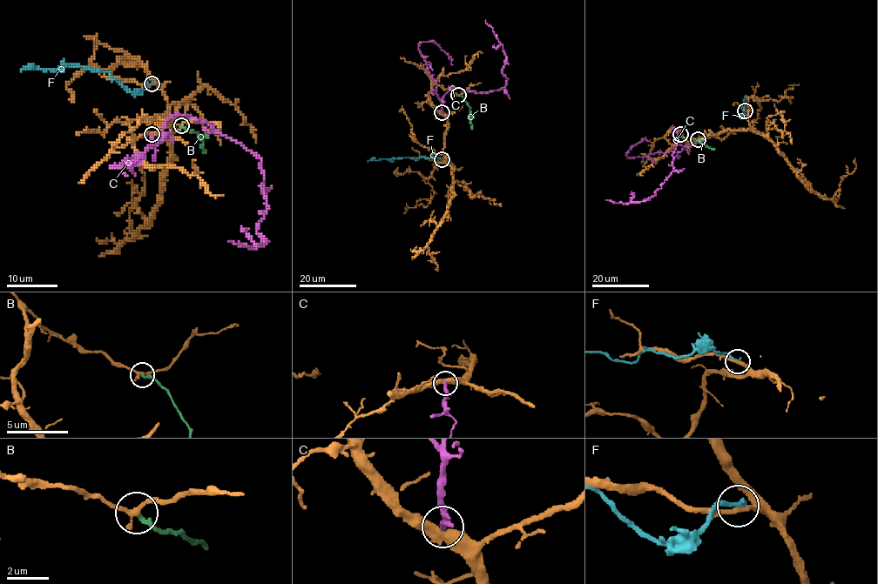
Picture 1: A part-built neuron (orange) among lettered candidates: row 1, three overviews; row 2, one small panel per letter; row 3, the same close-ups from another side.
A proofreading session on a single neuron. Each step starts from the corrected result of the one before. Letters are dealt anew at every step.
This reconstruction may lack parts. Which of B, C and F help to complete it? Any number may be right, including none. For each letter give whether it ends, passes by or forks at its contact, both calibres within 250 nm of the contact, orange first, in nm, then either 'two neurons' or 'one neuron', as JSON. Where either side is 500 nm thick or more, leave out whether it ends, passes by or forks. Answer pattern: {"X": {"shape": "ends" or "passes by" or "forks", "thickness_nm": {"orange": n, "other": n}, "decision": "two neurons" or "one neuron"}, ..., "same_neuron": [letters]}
{"B": {"shape": "ends", "thickness_nm": {"orange": 240, "other": 240}, "decision": "two neurons"}, "C": {"shape": "ends", "thickness_nm": {"orange": 480, "other": 280}, "decision": "two neurons"}, "F": {"shape": "ends", "thickness_nm": {"orange": 240, "other": 240}, "decision": "two neurons"}, "same_neuron": []}

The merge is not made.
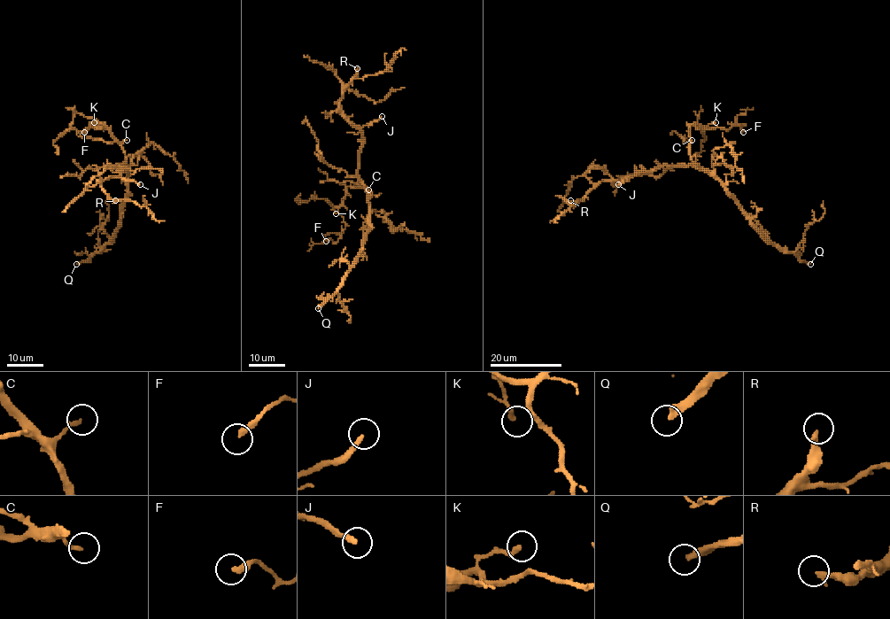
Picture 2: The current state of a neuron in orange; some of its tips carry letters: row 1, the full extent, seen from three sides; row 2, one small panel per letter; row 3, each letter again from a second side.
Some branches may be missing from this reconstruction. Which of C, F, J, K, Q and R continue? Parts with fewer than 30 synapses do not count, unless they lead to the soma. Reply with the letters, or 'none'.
J, Q, R

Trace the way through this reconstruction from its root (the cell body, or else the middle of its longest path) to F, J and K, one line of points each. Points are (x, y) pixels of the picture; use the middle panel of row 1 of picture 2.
F: (367, 193), (366, 188), (345, 189), (345, 197), (338, 208), (345, 228), (336, 243), (326, 241)
J: (367, 193), (358, 177), (361, 128), (382, 116)
K: (367, 193), (366, 188), (347, 187), (343, 202), (338, 206), (333, 206), (336, 213)

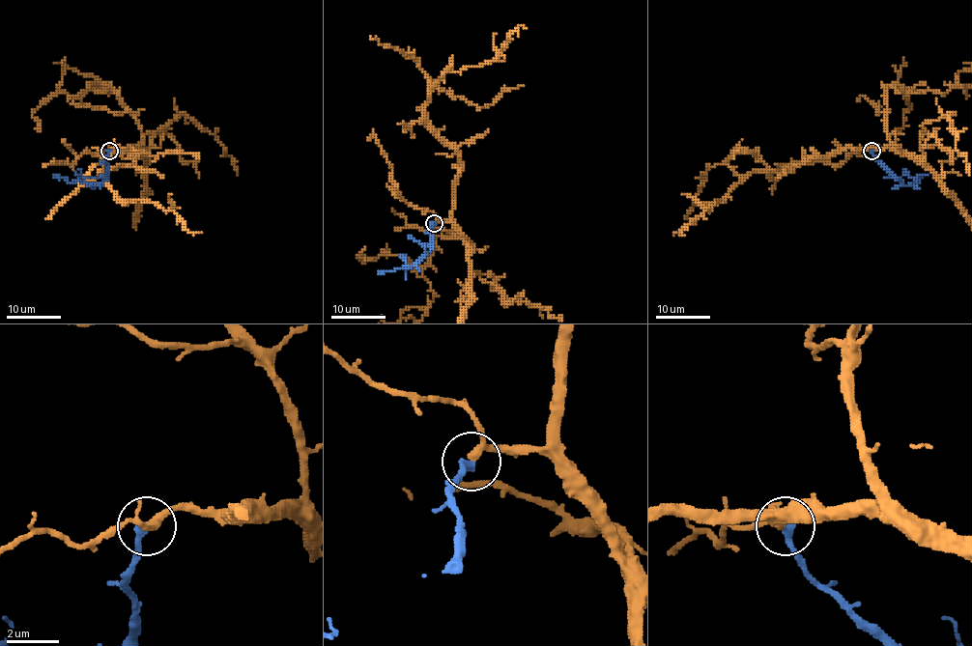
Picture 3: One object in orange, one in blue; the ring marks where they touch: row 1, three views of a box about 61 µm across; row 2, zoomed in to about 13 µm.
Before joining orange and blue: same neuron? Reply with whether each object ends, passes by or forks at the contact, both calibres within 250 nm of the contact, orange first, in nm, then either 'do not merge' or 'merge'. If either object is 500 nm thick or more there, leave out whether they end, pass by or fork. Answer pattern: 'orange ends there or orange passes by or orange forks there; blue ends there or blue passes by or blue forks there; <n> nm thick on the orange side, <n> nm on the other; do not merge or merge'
orange passes by; blue ends there; 220 nm thick on the orange side, 340 nm on the other; merge

